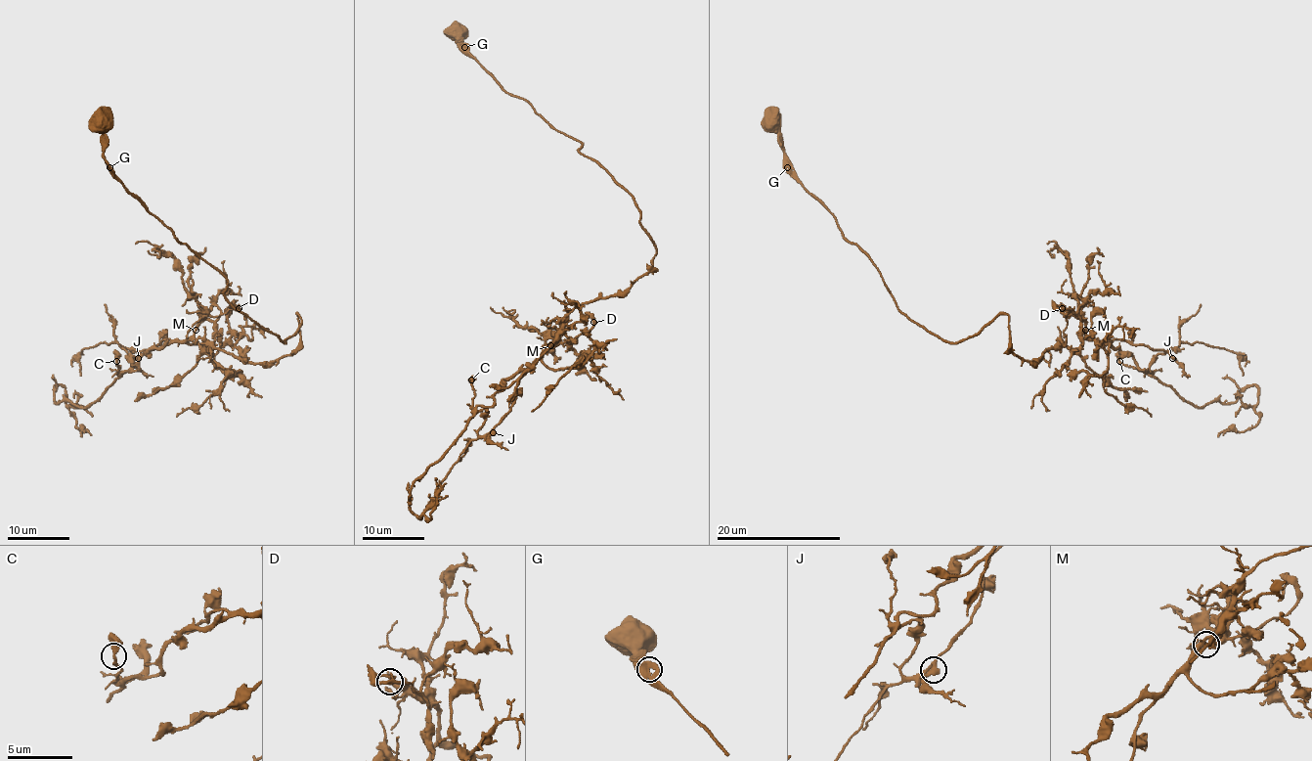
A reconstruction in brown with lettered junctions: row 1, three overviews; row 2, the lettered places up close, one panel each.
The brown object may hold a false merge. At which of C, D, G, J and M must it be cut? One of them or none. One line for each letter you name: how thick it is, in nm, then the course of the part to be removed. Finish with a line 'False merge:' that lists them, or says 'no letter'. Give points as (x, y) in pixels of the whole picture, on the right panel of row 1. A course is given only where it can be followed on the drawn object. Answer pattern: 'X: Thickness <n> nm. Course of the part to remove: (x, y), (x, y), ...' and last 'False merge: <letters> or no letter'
False merge: no letter

